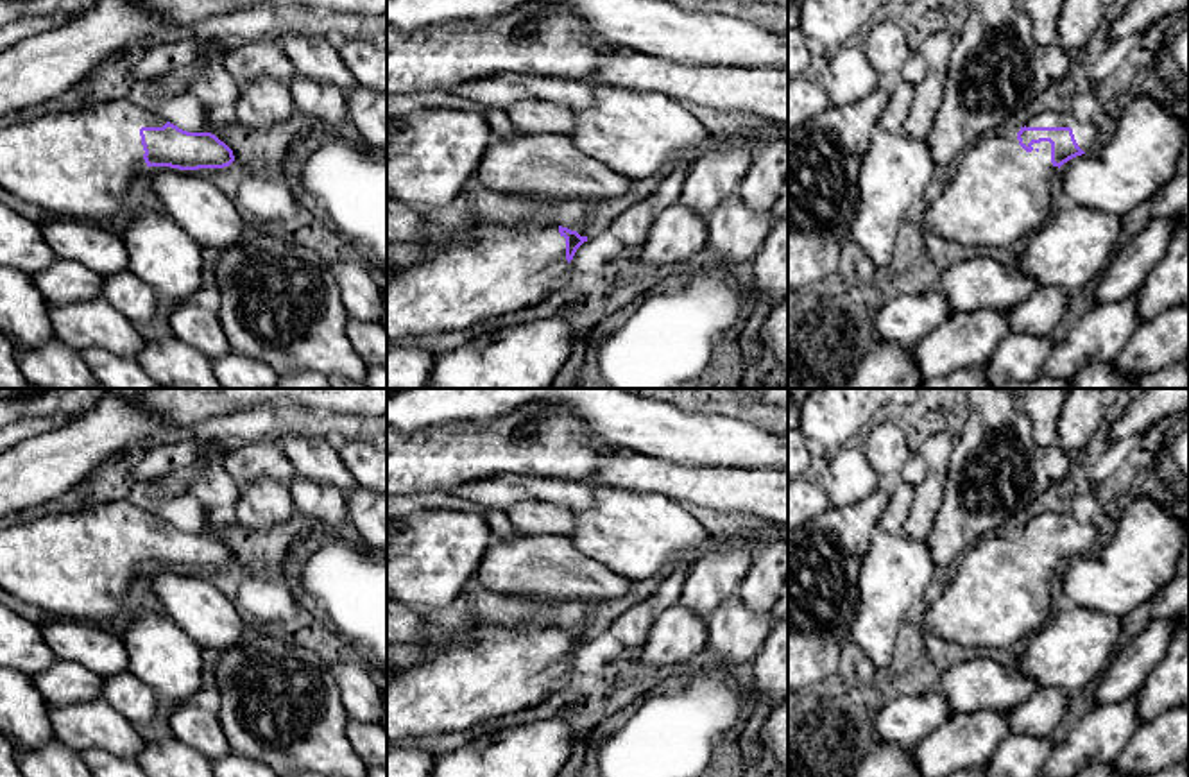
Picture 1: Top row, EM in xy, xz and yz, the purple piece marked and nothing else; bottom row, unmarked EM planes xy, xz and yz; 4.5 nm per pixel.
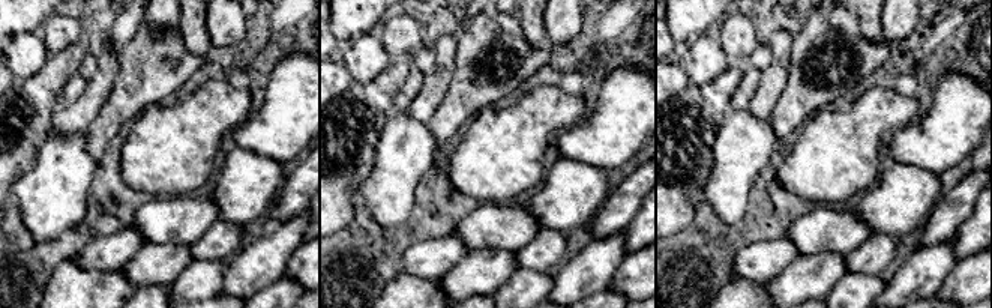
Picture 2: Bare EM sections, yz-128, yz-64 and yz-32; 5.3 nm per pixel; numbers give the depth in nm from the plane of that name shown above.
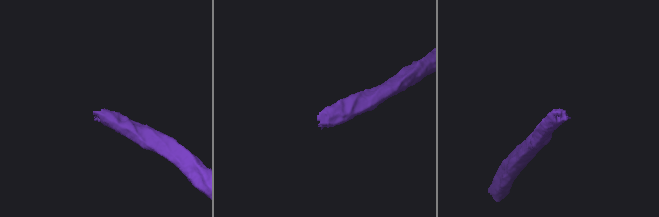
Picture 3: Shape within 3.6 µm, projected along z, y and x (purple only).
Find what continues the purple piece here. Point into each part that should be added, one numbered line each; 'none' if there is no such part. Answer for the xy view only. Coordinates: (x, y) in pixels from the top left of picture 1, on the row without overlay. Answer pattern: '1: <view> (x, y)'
1: xy (81, 564)

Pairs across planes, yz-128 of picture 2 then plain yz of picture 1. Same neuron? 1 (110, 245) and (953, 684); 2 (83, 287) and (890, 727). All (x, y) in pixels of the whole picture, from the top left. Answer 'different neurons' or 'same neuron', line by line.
1: different neurons
2: different neurons

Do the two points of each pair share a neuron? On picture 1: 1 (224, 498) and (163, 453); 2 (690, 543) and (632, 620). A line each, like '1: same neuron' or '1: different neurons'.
1: different neurons
2: different neurons

